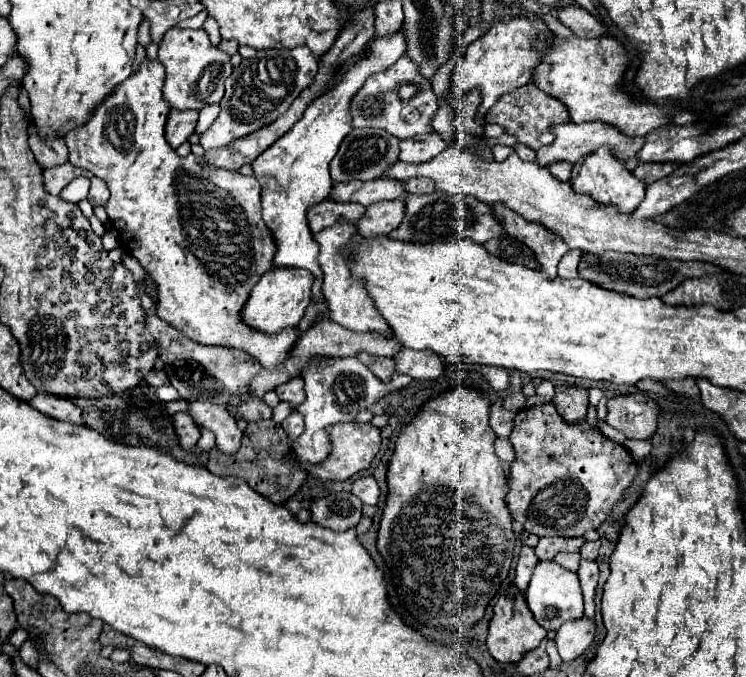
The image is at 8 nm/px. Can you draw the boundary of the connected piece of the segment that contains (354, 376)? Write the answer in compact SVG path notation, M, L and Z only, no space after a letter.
M324 358L318 368L308 366L304 372L304 390L306 390L306 402L298 406L298 412L306 420L306 430L302 436L298 436L292 442L292 450L298 458L298 462L304 464L320 464L330 456L332 442L328 438L326 428L336 422L352 422L354 416L370 408L374 402L378 402L384 394L390 390L398 390L402 386L408 386L412 380L408 375L394 374L388 384L378 380L362 362L342 362L340 358Z

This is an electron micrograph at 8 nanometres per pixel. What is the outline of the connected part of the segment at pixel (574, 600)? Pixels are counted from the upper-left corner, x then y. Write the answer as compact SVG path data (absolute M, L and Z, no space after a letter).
M540 562L532 574L530 586L524 592L526 604L532 610L536 622L546 630L558 630L568 620L582 618L582 590L576 572L570 572L556 562Z

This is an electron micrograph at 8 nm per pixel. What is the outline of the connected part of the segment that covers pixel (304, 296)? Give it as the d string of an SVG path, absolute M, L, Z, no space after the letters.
M274 268L268 270L250 292L250 298L242 312L244 322L256 330L270 334L298 326L306 306L312 300L312 284L314 284L314 274L310 274L308 270L274 270Z

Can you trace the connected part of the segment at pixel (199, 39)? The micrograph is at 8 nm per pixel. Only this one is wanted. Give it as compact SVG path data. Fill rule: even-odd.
M170 28L162 42L158 42L158 58L166 68L166 80L164 80L164 98L166 102L176 110L202 110L204 106L218 104L224 96L224 80L232 74L230 56L222 50L218 50L206 30L180 30ZM206 70L206 78L202 78Z

